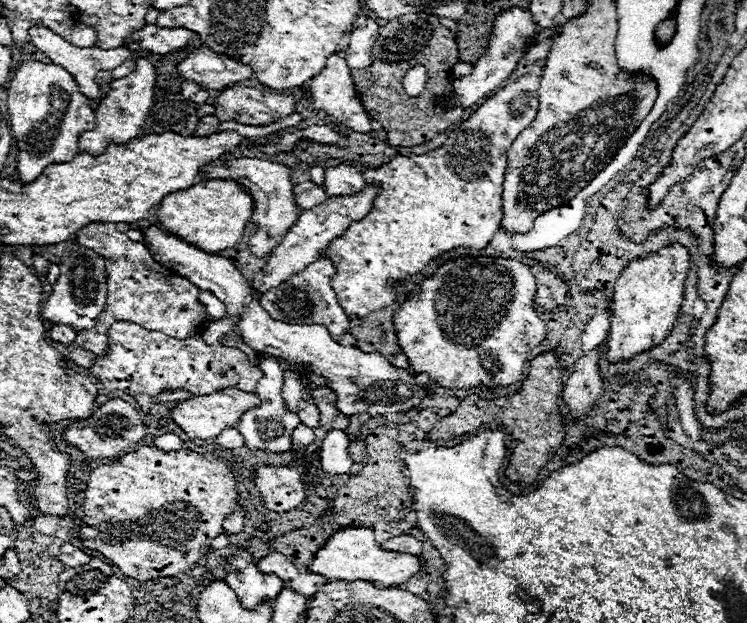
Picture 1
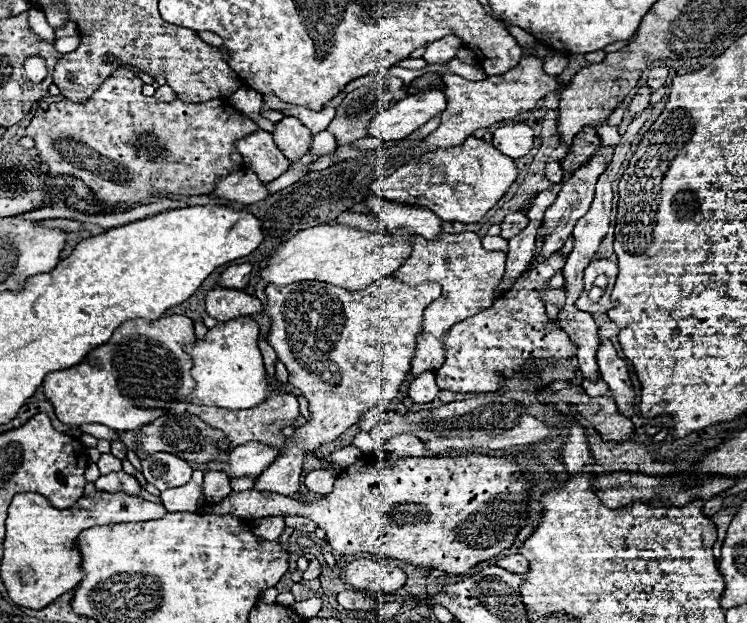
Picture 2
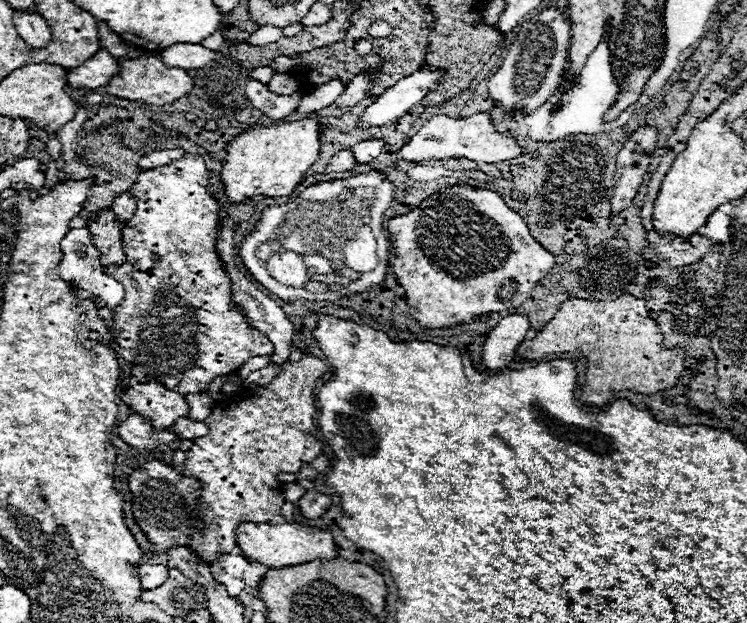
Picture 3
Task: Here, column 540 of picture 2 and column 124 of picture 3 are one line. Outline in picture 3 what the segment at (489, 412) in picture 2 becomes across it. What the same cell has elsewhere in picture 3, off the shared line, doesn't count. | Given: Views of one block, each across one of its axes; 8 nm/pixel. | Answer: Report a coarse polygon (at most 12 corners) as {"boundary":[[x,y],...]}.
{"boundary":[[130,414],[116,434],[134,448],[152,450],[178,440]]}

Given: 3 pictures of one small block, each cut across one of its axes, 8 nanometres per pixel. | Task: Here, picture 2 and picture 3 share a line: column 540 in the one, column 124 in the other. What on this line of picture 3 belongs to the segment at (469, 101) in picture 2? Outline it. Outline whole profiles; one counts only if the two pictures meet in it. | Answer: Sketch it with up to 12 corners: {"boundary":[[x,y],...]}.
{"boundary":[[157,54],[119,59],[106,92],[162,106],[186,96],[194,78]]}

